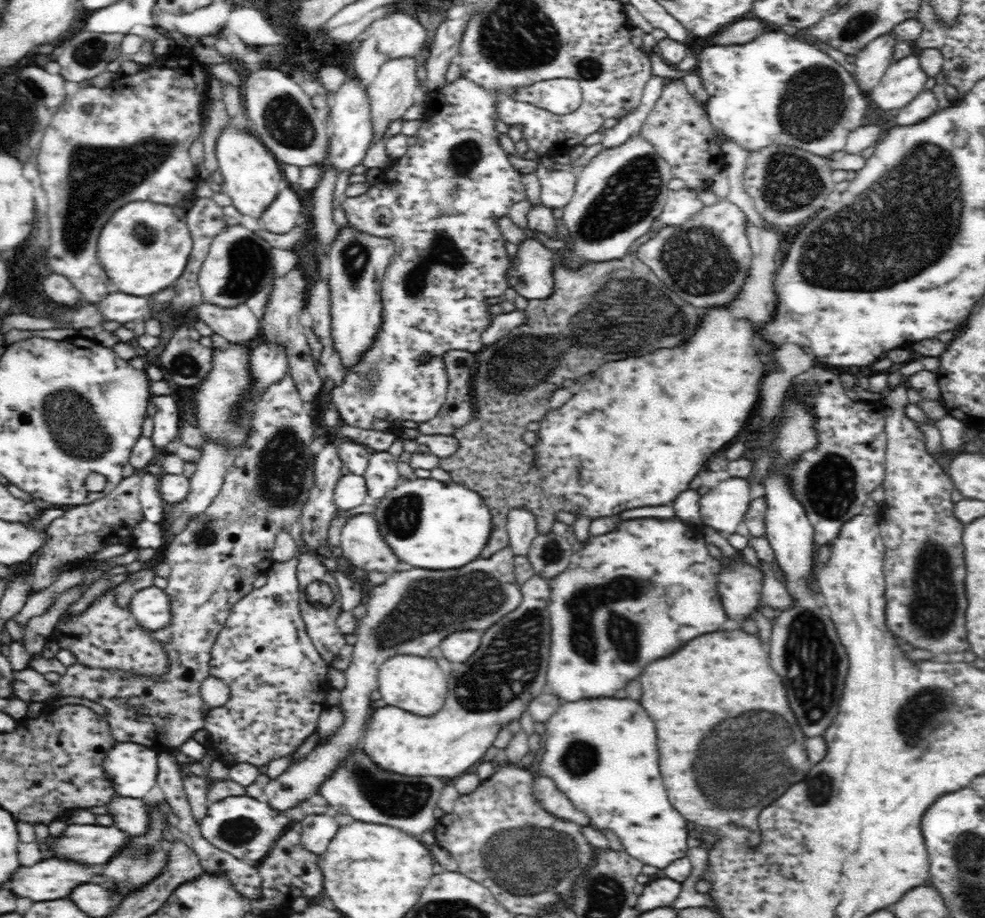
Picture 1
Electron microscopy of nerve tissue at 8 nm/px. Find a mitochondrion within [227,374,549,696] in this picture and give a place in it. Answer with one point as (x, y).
(428, 604)

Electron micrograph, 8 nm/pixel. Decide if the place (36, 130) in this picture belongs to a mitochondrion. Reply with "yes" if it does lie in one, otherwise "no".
no

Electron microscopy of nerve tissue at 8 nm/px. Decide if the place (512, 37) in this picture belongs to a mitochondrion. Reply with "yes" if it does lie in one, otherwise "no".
yes

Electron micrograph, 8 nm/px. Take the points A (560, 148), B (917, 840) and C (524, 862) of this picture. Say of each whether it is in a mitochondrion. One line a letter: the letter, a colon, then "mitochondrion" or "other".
A: other
B: other
C: mitochondrion

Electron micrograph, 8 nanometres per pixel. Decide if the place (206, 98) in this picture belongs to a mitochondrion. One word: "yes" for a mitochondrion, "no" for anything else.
no

